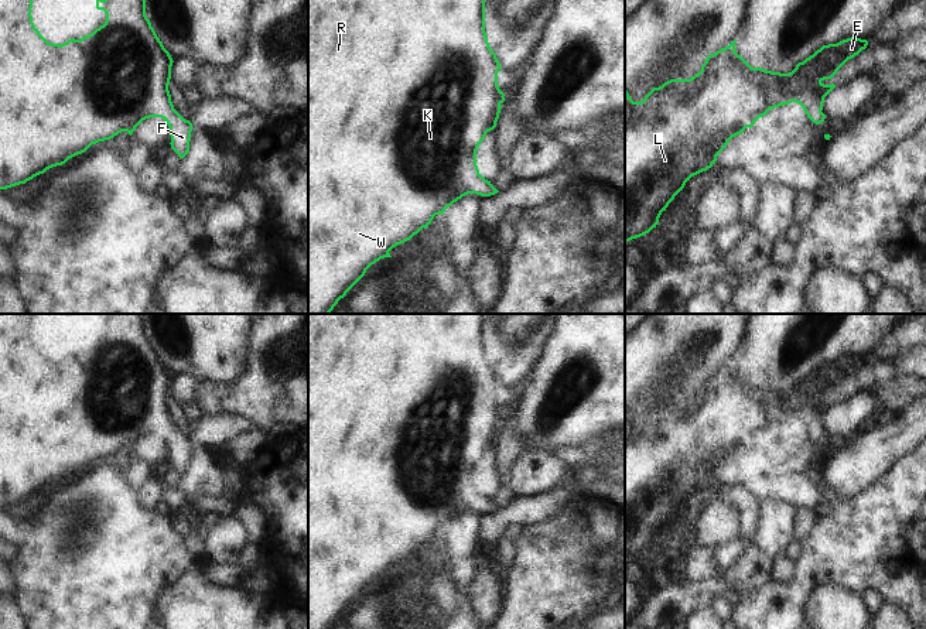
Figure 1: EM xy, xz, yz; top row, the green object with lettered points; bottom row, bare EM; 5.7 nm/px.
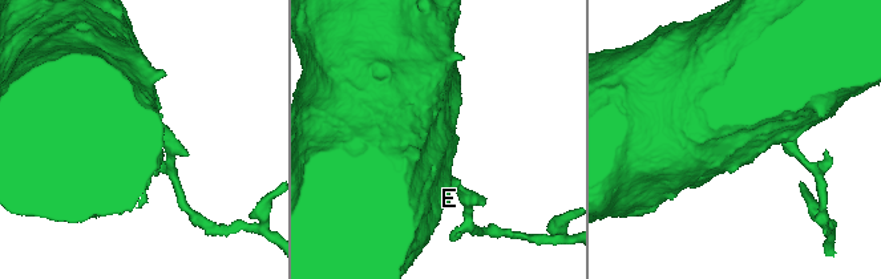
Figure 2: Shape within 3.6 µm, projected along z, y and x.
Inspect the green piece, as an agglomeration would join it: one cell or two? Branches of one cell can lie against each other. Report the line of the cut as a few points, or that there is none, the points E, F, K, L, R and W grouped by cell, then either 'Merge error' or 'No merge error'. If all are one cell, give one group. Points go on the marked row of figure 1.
No split. Groups: E F K L R W. No merge error

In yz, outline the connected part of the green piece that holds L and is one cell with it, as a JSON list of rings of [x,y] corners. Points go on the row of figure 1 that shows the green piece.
[[[857,37],[823,45],[792,72],[780,74],[752,68],[737,54],[735,41],[710,54],[693,78],[670,79],[653,88],[642,102],[633,102],[625,89],[625,243],[656,228],[662,212],[686,182],[711,168],[729,140],[770,109],[796,102],[813,123],[823,123],[824,98],[836,88],[823,81],[831,79],[868,45]]]

